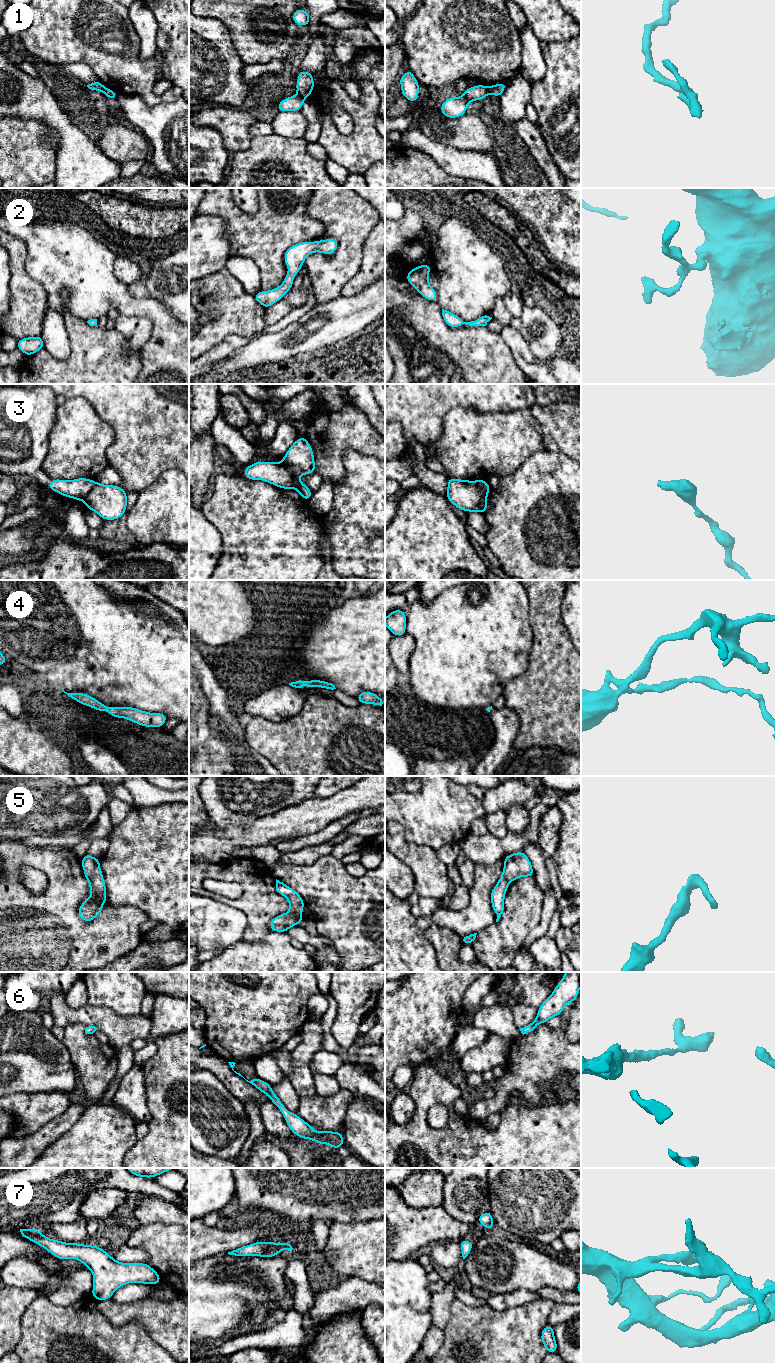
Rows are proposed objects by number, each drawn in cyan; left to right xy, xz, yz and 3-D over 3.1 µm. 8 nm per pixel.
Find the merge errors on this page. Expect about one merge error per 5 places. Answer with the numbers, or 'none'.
1, 3

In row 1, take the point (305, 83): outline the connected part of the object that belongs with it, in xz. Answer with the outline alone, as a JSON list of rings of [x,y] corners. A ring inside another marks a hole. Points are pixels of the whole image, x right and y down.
[[[300,71],[298,73],[298,79],[296,82],[296,90],[300,97],[306,99],[310,96],[314,90],[313,74],[308,71]]]

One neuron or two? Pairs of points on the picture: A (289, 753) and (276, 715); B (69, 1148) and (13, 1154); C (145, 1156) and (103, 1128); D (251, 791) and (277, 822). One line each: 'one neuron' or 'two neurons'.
A: two neurons
B: two neurons
C: two neurons
D: two neurons

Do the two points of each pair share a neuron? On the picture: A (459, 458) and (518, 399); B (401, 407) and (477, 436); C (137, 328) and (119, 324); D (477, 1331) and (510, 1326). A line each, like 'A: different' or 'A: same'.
A: different
B: different
C: same
D: same

